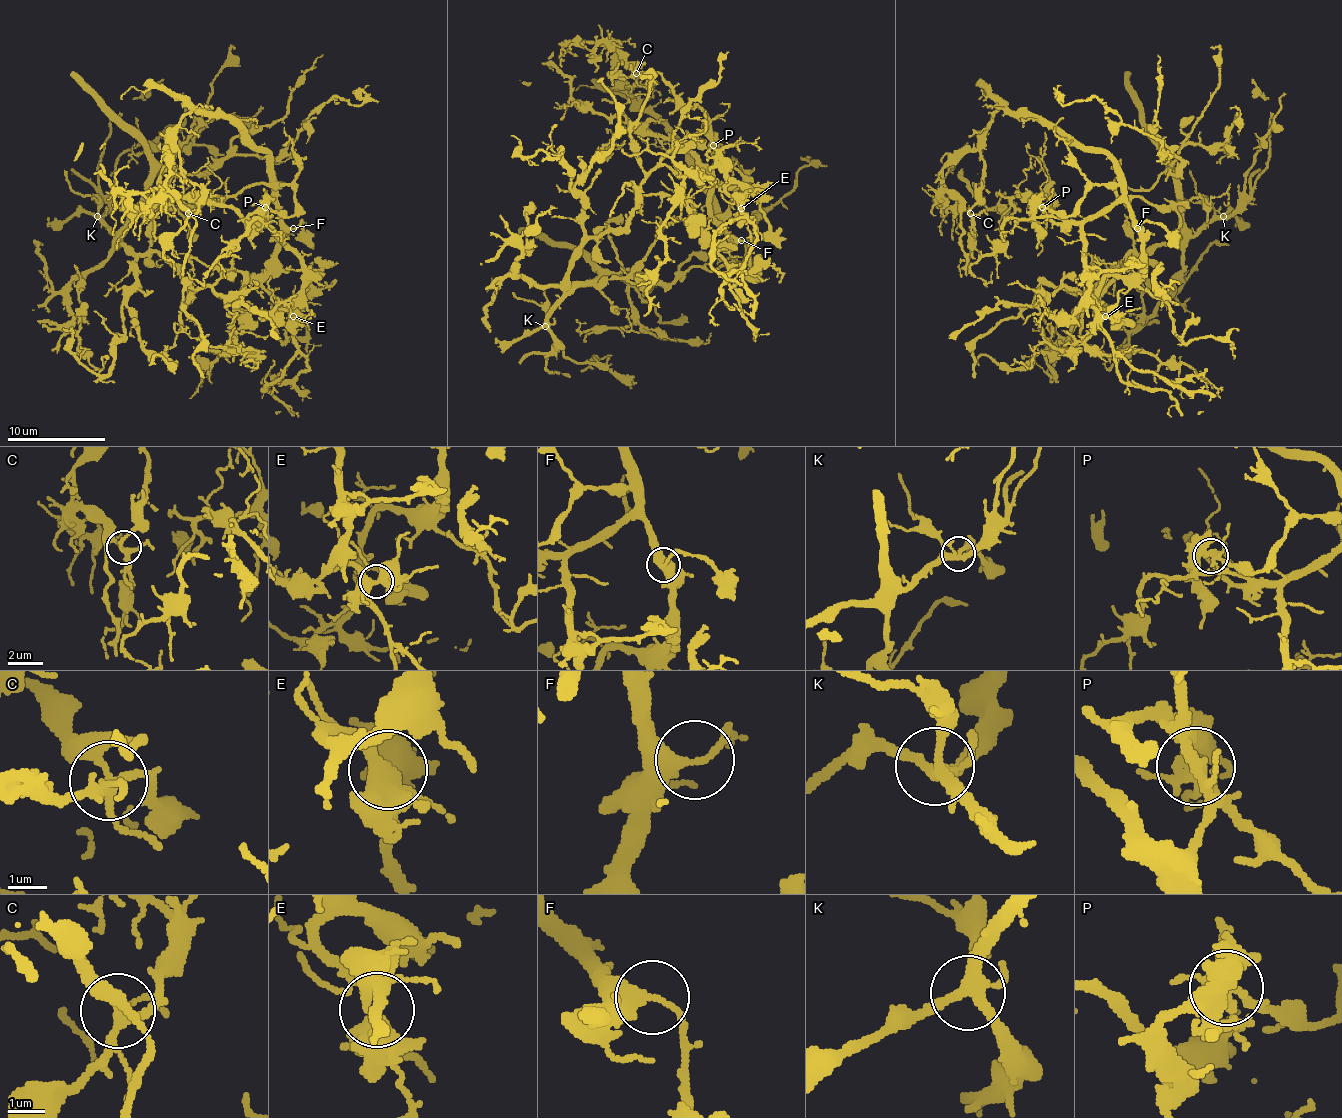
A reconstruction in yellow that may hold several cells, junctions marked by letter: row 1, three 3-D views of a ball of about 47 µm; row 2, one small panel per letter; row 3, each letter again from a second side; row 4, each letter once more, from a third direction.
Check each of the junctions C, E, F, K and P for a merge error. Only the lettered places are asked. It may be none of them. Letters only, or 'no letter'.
P

